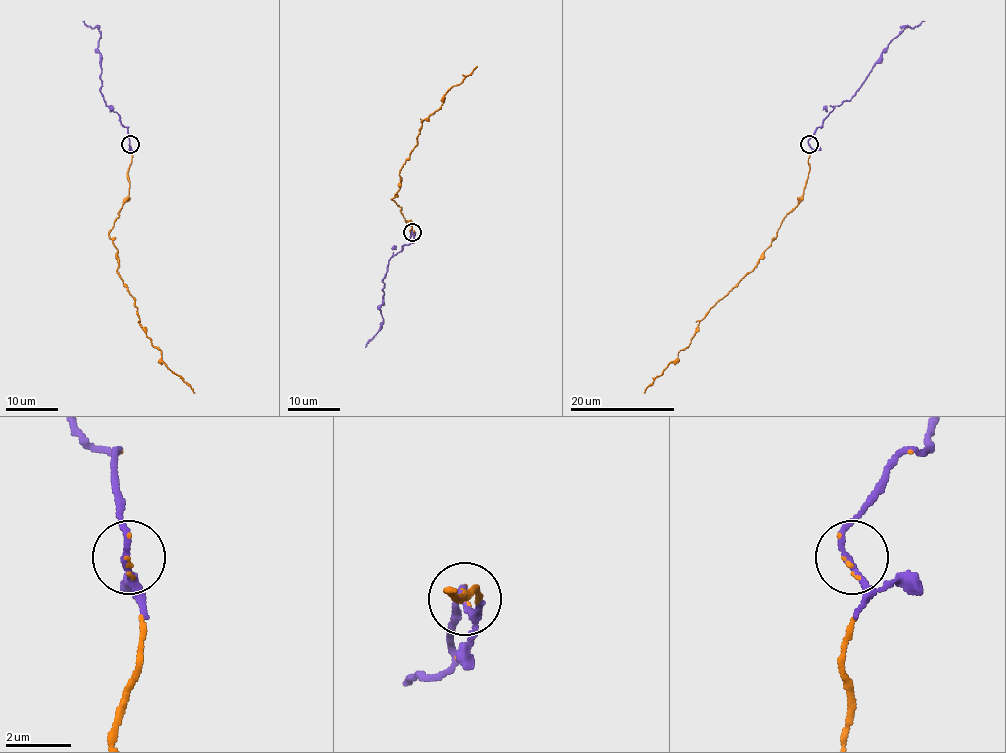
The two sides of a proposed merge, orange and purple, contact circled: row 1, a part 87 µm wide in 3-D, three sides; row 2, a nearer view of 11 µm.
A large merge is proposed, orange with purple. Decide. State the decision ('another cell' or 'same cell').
same cell

